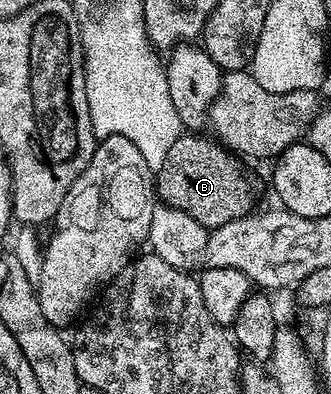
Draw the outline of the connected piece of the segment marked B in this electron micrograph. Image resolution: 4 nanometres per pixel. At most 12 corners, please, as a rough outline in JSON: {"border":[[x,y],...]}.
{"border":[[181,134],[155,195],[211,230],[253,211],[229,149]]}

